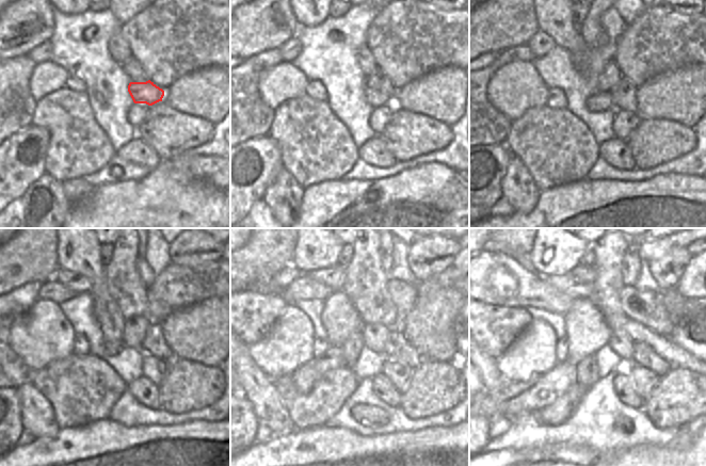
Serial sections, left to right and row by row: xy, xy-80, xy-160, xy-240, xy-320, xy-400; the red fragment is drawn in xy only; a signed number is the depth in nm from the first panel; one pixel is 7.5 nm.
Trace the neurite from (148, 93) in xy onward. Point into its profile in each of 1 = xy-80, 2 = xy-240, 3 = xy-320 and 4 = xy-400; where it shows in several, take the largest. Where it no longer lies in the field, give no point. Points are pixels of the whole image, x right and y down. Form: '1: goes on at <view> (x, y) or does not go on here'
1: goes on at xy-80 (374, 98)
2: goes on at xy-240 (112, 348)
3: goes on at xy-320 (304, 378)
4: goes on at xy-400 (529, 397)

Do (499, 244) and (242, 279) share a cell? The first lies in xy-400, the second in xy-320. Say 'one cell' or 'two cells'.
one cell

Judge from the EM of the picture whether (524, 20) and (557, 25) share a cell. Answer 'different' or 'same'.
different

